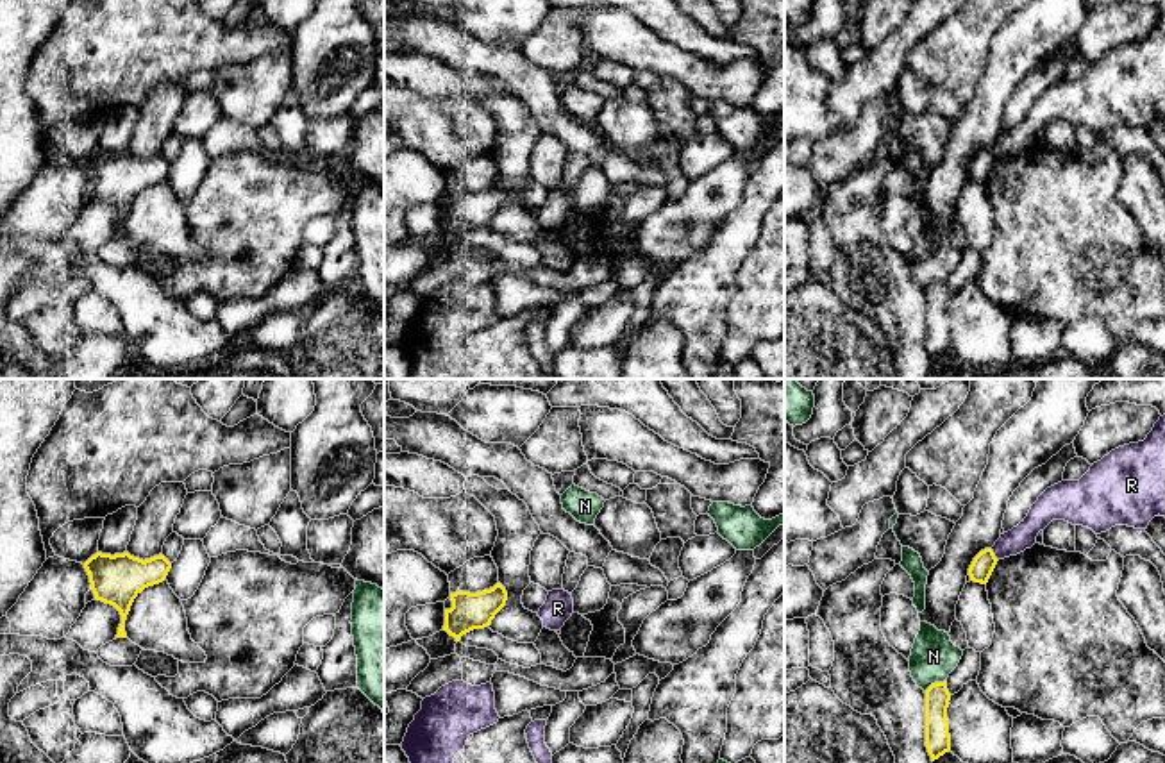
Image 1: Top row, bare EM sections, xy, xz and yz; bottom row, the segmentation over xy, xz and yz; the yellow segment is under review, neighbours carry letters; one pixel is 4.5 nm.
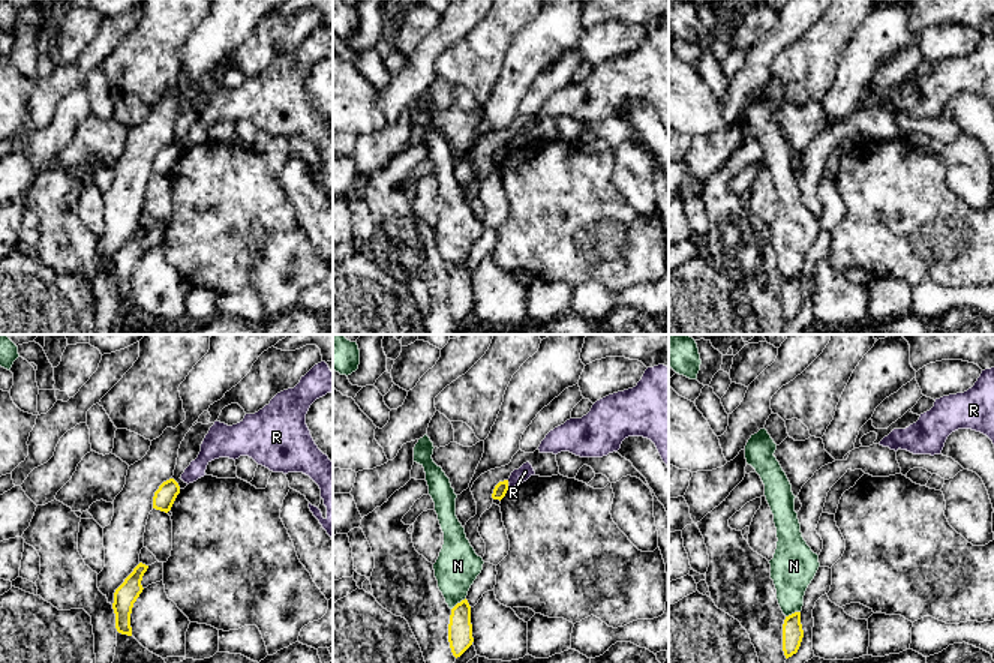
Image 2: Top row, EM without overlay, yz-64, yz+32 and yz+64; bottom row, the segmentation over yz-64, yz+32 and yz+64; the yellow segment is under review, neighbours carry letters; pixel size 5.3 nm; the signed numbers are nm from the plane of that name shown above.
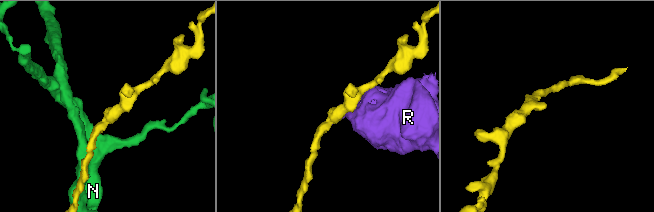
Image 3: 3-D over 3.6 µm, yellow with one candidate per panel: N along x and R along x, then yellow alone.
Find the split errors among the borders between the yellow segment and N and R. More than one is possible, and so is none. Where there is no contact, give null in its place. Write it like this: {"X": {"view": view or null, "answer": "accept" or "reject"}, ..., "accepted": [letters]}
{"N": {"view": "yz", "answer": "reject"}, "R": {"view": "yz", "answer": "reject"}, "accepted": []}

